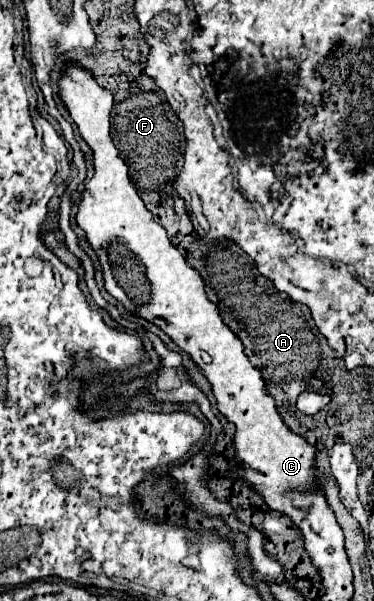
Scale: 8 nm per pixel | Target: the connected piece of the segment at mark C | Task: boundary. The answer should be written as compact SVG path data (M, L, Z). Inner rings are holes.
M67 62L65 72L73 74L73 78L59 80L59 96L77 124L81 138L93 150L95 166L93 178L81 192L75 220L87 236L87 244L97 252L105 290L121 302L129 314L145 316L191 356L211 384L217 410L235 424L233 444L245 466L245 482L263 496L271 510L291 518L303 534L305 548L329 548L329 552L333 552L333 540L343 536L343 532L333 532L333 528L341 528L333 510L319 490L309 488L315 478L315 448L285 426L275 410L275 400L265 394L265 382L259 370L253 368L245 356L241 340L223 324L217 306L207 300L201 276L187 266L181 252L169 242L165 228L153 220L131 184L127 164L119 158L109 134L113 94L99 86L93 74L79 64ZM137 284L149 284L147 300L137 298Z

